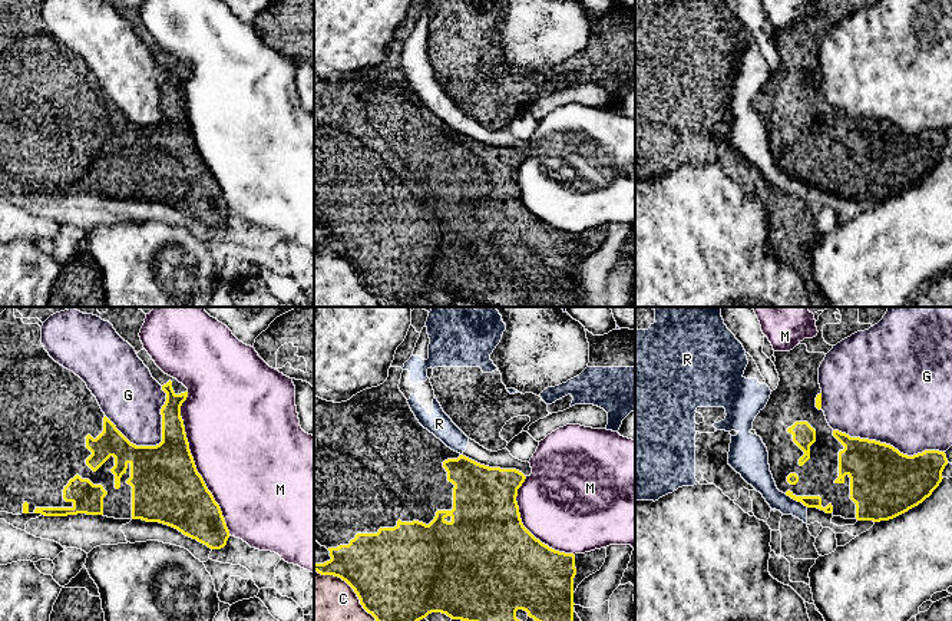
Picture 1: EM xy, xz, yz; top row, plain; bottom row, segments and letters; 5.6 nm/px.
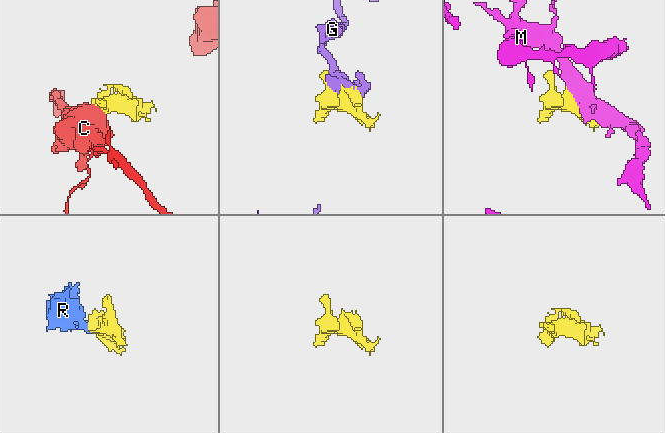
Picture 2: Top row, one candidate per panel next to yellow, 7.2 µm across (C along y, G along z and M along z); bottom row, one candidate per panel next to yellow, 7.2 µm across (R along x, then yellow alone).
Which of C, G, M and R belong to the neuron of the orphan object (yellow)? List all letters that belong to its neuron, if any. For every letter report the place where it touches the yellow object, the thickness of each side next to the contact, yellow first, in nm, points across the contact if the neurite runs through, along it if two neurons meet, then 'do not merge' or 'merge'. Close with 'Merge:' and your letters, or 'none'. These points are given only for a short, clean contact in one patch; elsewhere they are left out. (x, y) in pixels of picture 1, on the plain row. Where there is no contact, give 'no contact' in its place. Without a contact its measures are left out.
C: contact xz (353, 267); calibres 500 and 480 nm; do not merge
G: contact xy (156, 124); calibres 400 and 300 nm; do not merge
M: contact xy (194, 142); calibres 400 and 500 nm; do not merge
R: contact yz (796, 178); calibres 60 and 140 nm; border yz (784, 172), (807, 185); do not merge
Merge: none

